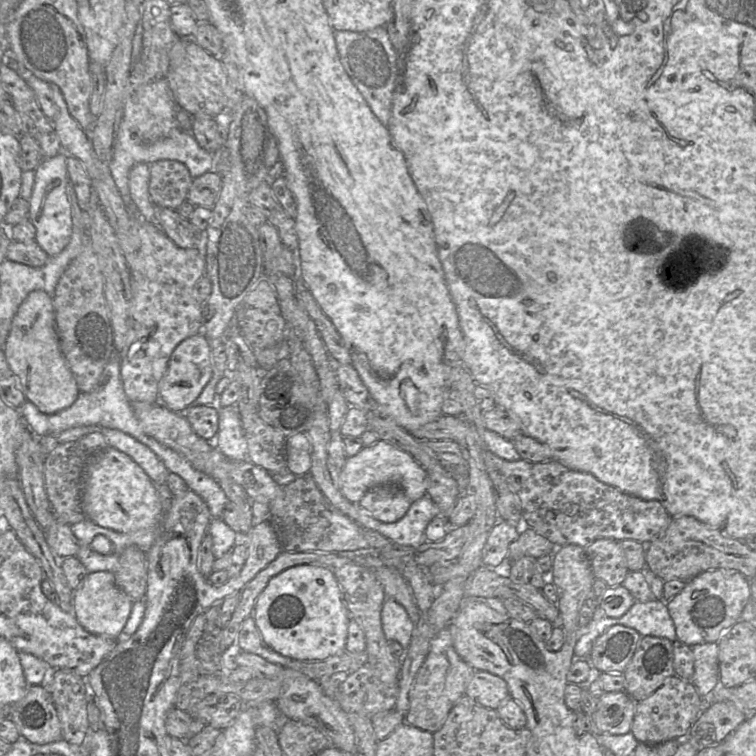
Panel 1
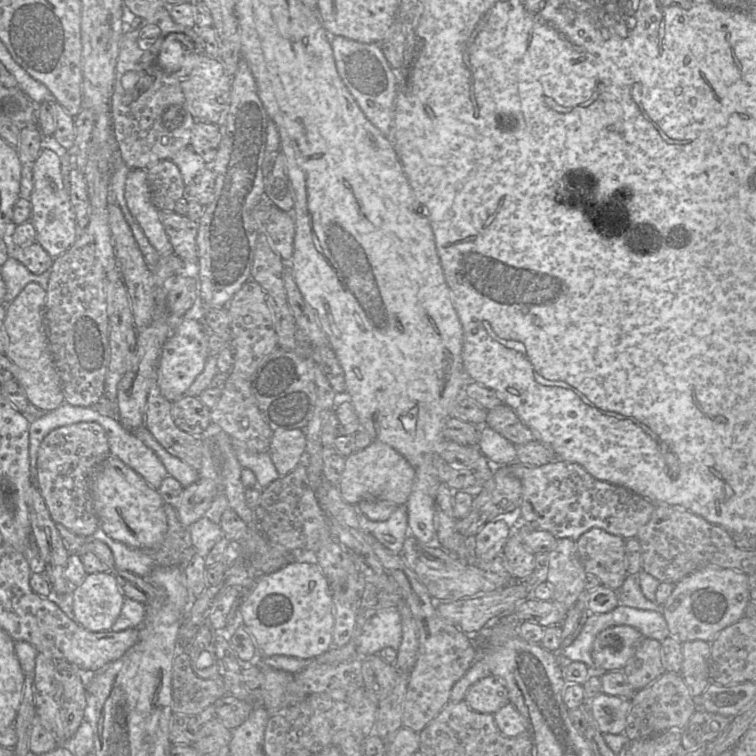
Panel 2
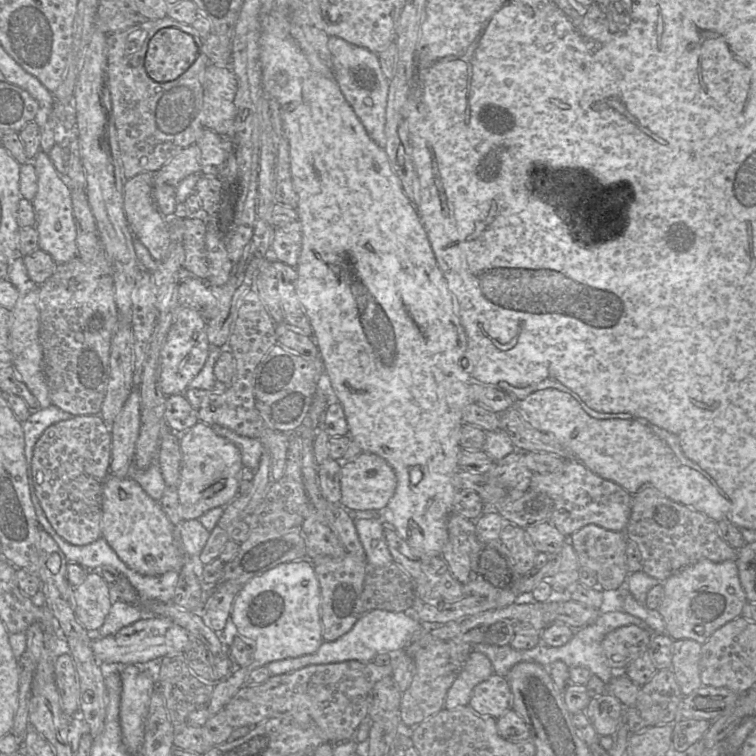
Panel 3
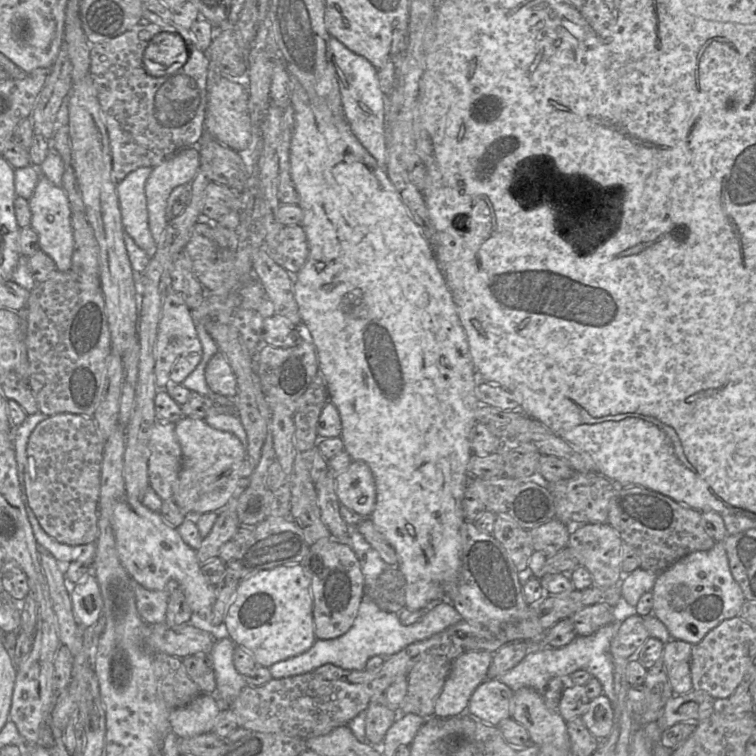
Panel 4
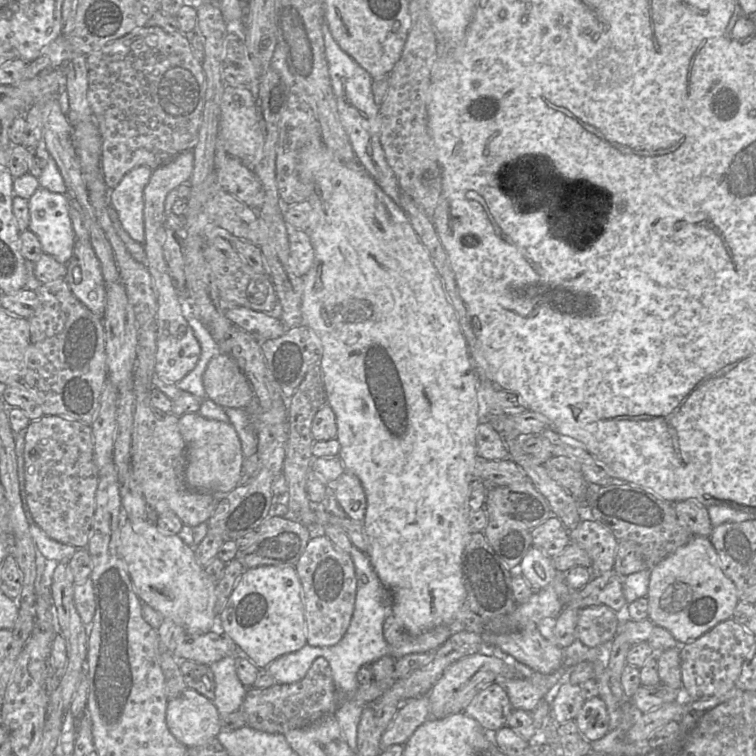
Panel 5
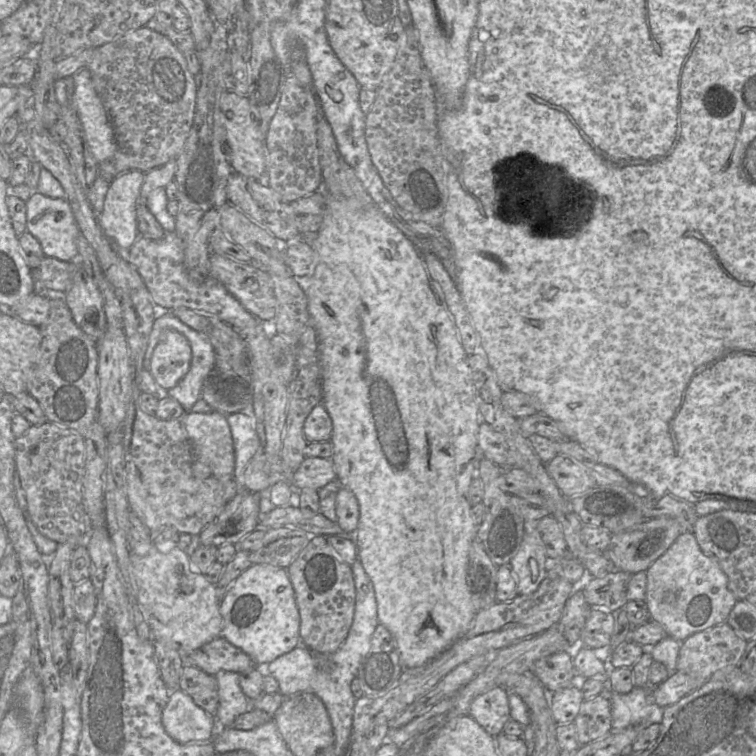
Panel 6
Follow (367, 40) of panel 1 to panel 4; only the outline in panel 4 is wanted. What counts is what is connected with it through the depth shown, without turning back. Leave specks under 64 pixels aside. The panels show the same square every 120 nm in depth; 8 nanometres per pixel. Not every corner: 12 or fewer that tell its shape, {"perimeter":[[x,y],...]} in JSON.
{"perimeter":[[330,37],[343,115],[386,164],[386,95],[377,69]]}

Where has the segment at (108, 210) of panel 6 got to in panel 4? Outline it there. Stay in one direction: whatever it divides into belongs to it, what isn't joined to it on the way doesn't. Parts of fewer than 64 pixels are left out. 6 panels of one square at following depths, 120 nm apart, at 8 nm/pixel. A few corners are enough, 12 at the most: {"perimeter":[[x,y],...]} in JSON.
{"perimeter":[[140,167],[117,183],[124,231],[152,257],[157,245],[148,223]]}

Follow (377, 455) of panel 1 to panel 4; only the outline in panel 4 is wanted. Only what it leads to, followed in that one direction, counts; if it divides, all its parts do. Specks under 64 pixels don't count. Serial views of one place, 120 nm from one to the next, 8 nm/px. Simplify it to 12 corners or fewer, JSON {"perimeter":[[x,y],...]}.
{"perimeter":[[364,461],[335,474],[340,504],[370,517],[376,485]]}

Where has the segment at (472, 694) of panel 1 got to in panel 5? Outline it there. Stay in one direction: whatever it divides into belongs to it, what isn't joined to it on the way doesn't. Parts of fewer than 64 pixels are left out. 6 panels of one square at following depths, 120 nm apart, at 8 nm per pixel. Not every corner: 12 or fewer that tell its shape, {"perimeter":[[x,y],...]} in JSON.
{"perimeter":[[493,682],[464,712],[493,735],[512,710],[506,691]]}

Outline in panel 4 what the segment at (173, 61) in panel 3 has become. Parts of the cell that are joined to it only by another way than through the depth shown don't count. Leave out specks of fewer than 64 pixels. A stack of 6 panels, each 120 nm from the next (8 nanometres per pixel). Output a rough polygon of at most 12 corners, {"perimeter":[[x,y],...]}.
{"perimeter":[[179,34],[149,42],[143,66],[153,77],[179,70],[188,50]]}

